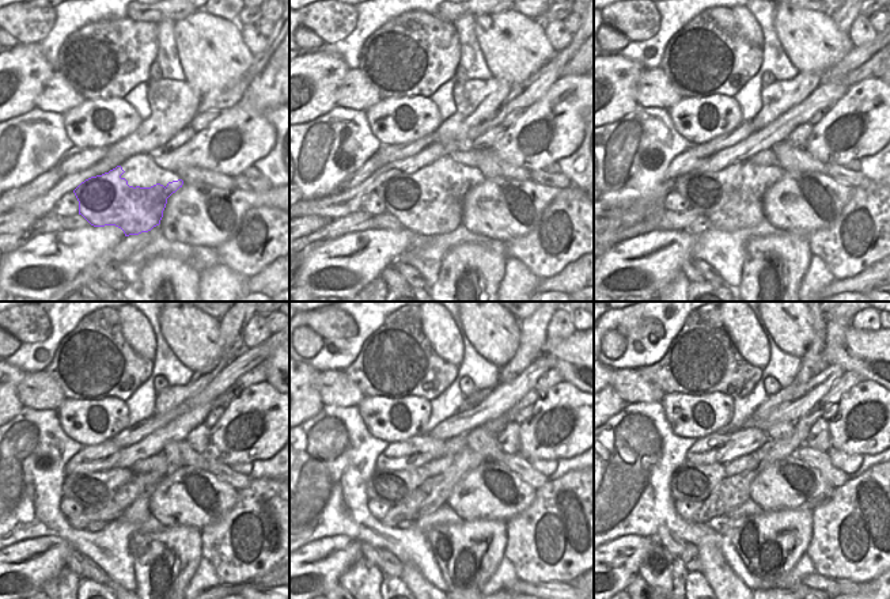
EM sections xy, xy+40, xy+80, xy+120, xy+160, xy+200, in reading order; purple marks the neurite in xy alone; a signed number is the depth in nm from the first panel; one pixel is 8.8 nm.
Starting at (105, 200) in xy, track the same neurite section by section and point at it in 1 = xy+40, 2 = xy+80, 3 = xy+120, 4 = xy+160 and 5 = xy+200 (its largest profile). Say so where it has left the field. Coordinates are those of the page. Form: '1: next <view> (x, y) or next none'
1: next xy+40 (425, 209)
2: next xy+80 (730, 208)
3: next xy+120 (95, 489)
4: next xy+160 (390, 486)
5: next xy+200 (690, 481)

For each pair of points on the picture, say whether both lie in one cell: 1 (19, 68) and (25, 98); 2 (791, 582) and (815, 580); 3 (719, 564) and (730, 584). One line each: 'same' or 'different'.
1: same
2: different
3: same

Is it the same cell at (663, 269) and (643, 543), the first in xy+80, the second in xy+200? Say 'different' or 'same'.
same

